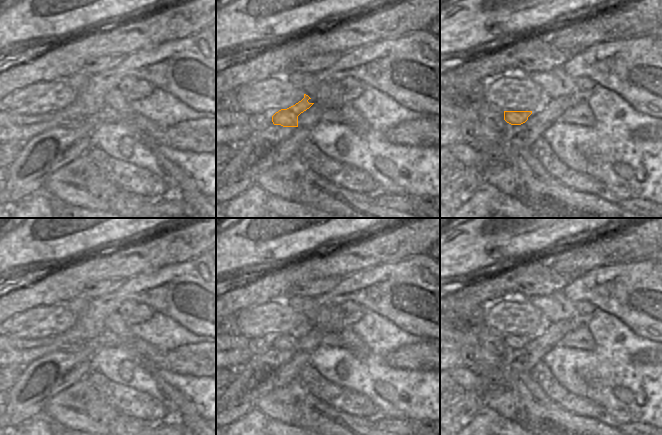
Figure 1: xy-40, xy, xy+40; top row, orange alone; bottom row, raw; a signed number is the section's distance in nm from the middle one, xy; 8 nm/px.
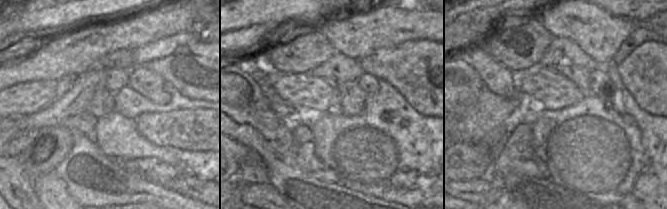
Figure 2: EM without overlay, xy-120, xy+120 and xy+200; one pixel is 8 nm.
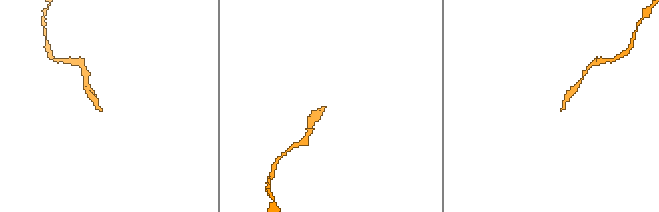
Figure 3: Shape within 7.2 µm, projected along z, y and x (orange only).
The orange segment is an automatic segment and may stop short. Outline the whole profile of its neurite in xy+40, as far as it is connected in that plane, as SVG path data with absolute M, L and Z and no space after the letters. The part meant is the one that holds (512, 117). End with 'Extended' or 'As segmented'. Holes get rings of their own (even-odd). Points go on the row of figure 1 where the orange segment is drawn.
M504 111L504 120L511 125L521 125L531 114L532 111Z. As segmented.

